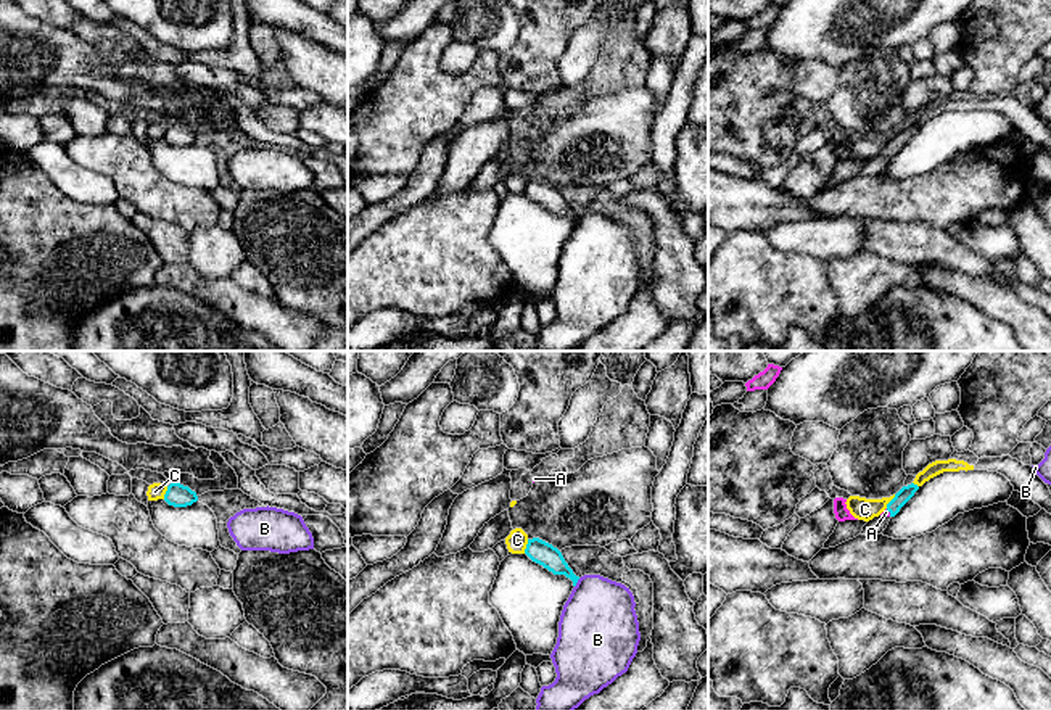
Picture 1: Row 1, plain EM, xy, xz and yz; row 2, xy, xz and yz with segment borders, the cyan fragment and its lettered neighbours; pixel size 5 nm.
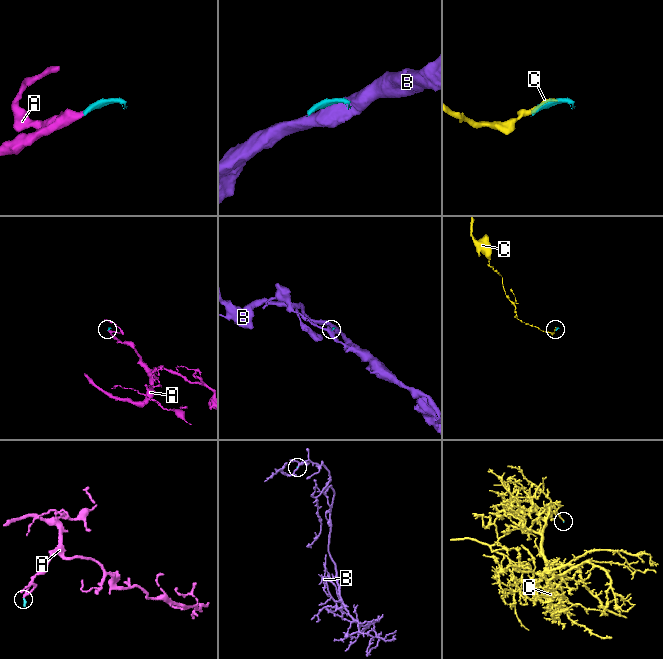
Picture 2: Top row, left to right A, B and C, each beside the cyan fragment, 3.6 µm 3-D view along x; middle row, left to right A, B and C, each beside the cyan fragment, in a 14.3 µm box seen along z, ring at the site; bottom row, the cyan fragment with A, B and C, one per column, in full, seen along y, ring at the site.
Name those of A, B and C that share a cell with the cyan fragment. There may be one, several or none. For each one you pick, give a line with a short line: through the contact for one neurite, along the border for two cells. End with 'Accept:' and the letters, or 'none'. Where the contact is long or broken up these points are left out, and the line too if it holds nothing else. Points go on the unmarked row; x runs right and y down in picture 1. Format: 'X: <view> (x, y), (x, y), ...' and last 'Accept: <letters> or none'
A: yz (905, 132), (889, 150), (886, 152)
Accept: A

